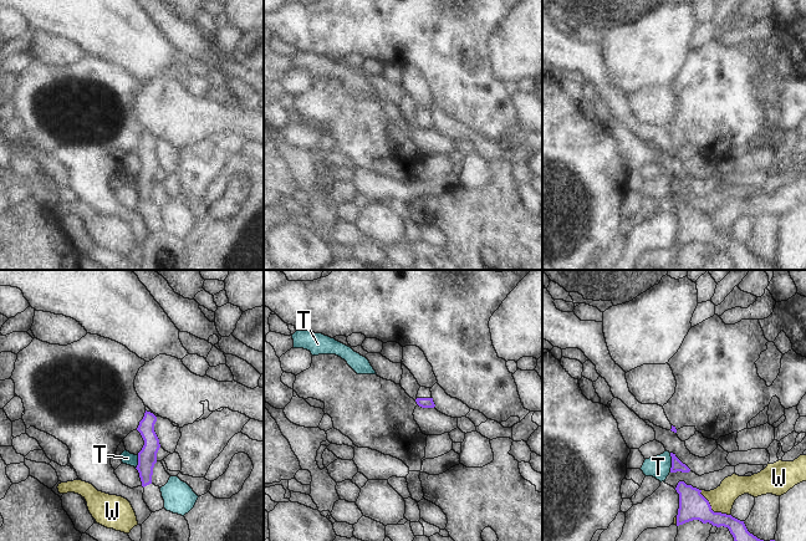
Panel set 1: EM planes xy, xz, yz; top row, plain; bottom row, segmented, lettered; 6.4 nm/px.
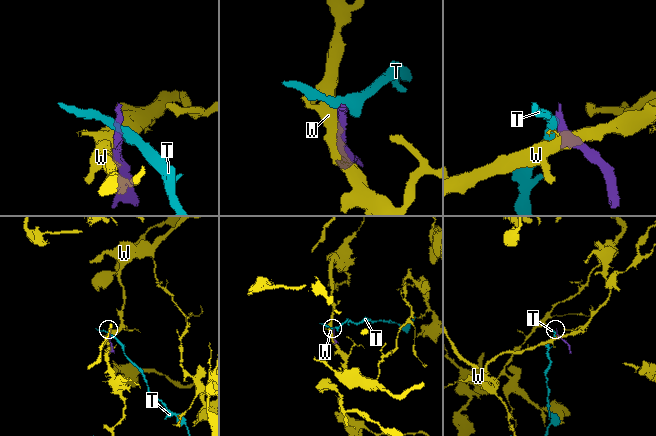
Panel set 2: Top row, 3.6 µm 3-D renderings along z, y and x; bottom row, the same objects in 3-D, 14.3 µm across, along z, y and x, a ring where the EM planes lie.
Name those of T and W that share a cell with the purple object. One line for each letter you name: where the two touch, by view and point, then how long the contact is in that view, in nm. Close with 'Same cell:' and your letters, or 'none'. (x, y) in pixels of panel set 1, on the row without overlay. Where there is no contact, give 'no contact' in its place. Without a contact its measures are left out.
Same cell: none

